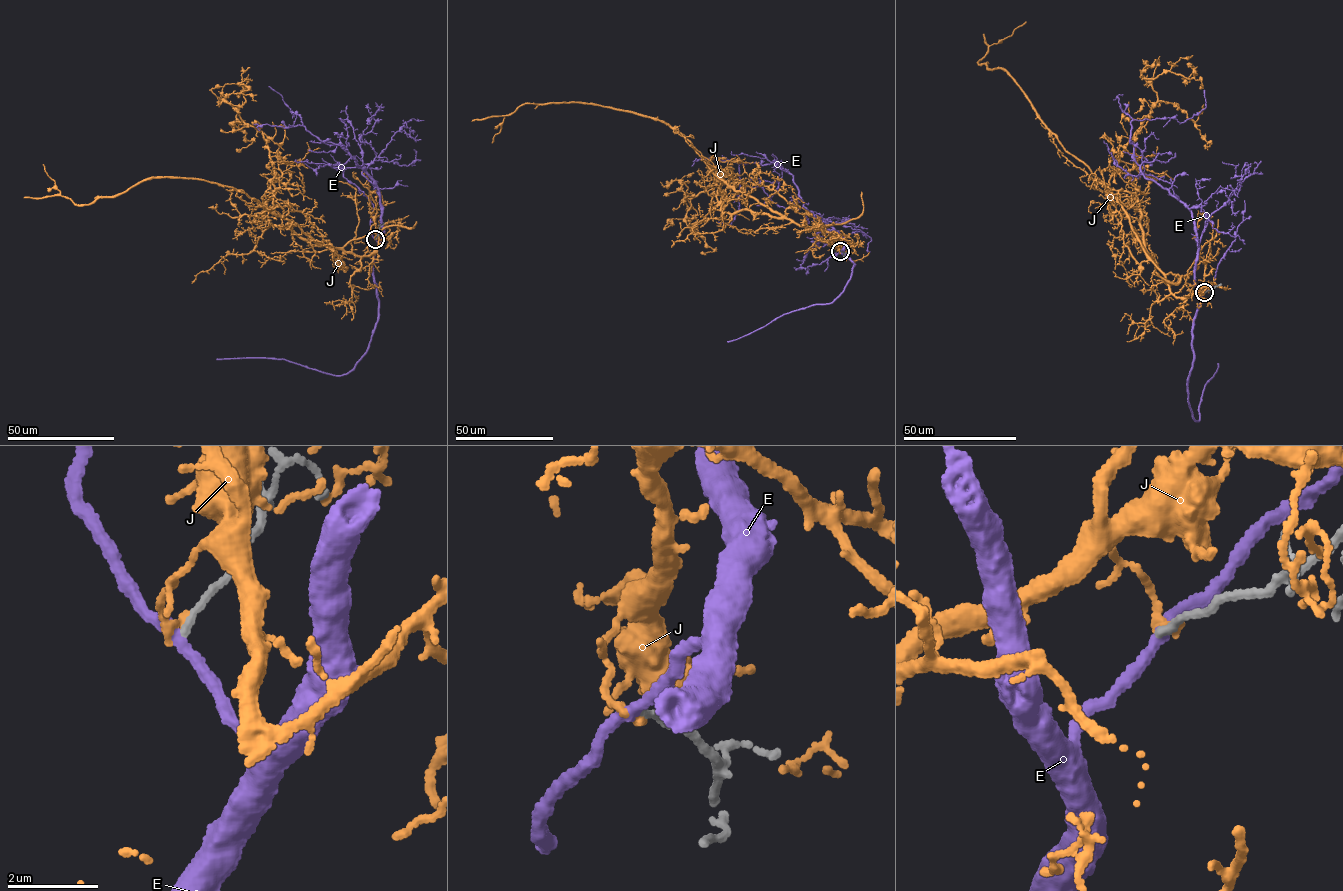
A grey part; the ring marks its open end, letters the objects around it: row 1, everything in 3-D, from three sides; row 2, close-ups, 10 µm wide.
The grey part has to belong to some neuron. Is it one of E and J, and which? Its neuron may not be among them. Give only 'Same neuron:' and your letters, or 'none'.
Same neuron: none

